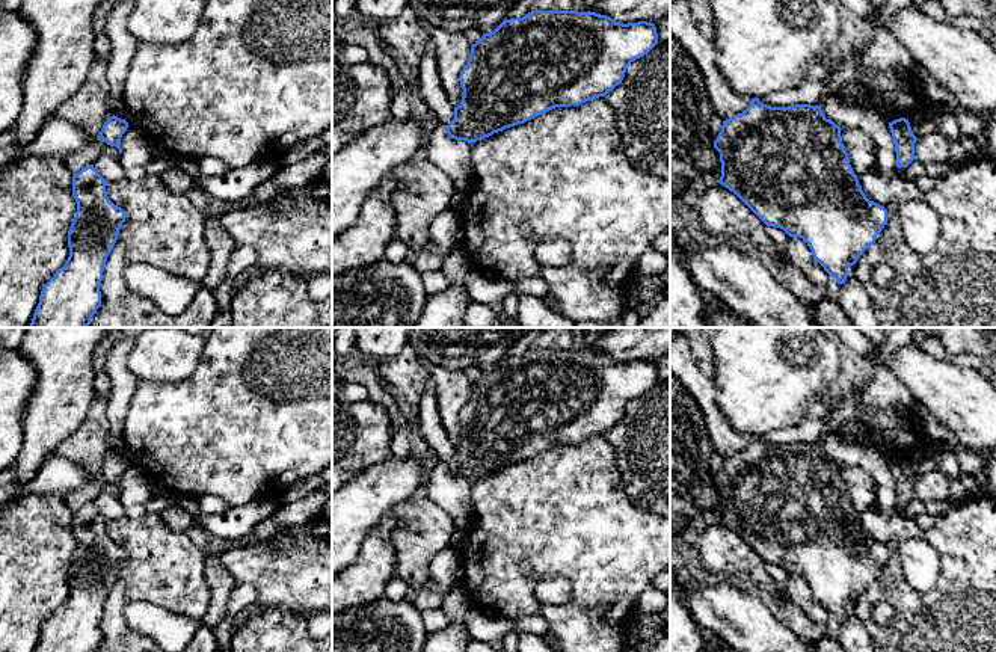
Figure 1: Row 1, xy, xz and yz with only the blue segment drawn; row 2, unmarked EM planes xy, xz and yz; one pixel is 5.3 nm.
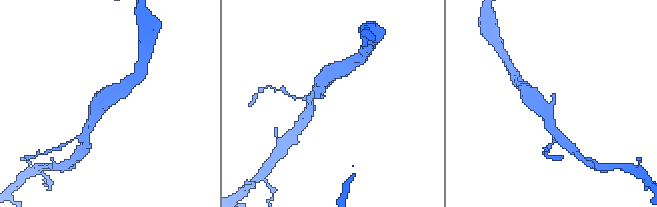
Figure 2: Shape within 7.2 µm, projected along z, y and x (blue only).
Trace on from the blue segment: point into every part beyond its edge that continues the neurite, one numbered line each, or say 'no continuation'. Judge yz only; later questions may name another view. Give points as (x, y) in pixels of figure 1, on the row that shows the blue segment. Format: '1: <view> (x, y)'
no continuation

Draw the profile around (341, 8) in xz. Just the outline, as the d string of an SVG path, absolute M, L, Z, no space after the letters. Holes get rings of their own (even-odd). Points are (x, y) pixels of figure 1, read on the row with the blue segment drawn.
M332 0L335 18L353 18L356 15L355 0Z

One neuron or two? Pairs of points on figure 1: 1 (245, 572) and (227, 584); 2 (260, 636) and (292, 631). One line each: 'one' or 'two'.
1: two
2: one

